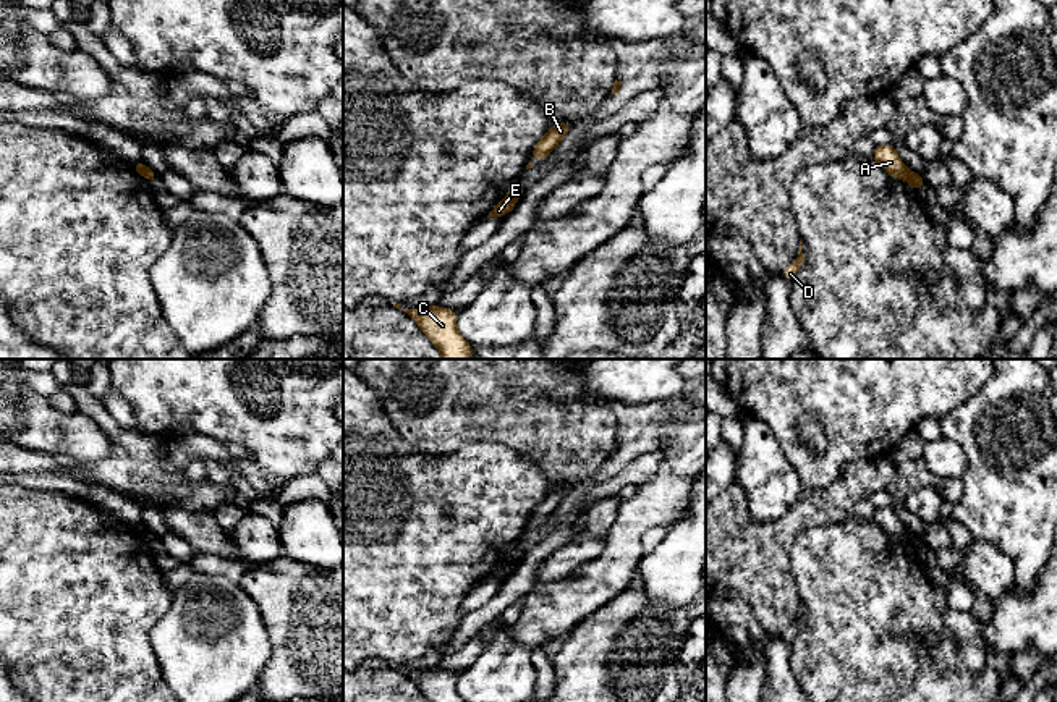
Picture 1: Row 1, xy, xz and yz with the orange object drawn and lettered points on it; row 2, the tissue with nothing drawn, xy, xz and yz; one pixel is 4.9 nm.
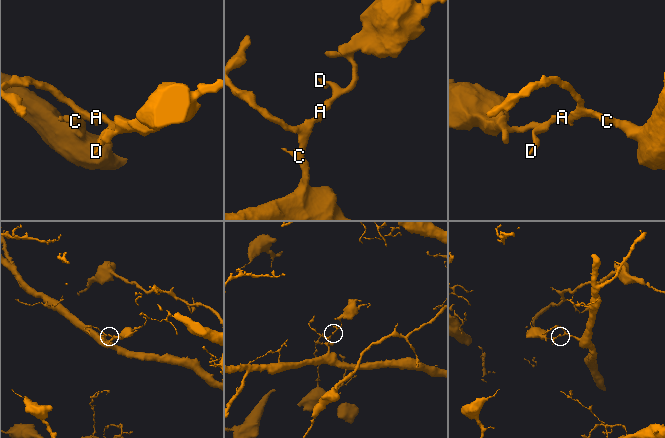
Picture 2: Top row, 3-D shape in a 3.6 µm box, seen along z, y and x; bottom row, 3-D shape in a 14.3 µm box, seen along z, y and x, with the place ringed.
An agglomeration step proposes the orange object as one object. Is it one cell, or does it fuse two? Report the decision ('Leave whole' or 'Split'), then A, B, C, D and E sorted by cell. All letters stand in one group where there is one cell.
Split. Groups: A B D / C E

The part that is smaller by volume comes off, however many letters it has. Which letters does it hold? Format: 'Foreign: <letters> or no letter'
Foreign: A, B, D

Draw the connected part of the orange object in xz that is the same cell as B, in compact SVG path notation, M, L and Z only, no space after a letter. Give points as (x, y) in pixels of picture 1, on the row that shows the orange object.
M567 121L550 126L547 134L534 146L533 160L542 160L549 155L571 128Z

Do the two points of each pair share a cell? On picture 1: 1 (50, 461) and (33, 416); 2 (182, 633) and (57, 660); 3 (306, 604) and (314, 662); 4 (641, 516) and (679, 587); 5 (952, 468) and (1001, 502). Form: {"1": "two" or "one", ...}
{"1": "two", "2": "two", "3": "one", "4": "two", "5": "two"}

